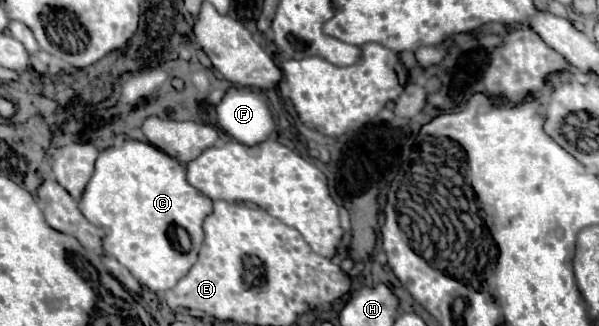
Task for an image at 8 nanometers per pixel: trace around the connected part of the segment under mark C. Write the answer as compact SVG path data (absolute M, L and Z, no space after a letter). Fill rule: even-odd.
M126 139L120 147L100 151L96 171L78 201L82 215L92 225L106 229L106 235L102 237L104 251L116 257L130 273L134 273L140 285L154 293L172 289L196 263L204 239L202 221L212 211L212 199L198 193L184 177L186 171L182 165L158 147ZM174 225L188 231L192 241L190 251L180 251L168 235L168 229Z

